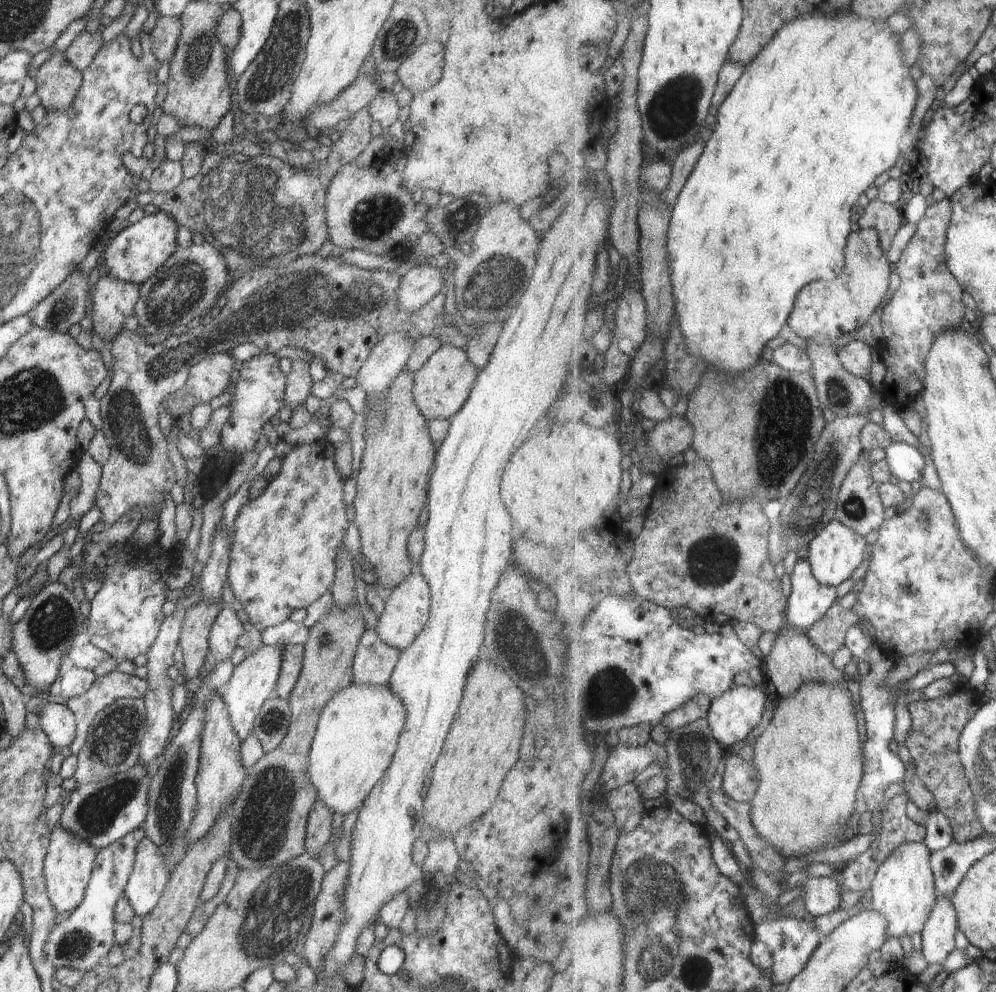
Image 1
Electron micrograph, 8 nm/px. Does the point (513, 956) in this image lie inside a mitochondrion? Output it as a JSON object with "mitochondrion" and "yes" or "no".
{"mitochondrion":"no"}

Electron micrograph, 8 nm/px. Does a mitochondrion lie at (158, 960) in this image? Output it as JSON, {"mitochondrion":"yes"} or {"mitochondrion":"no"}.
{"mitochondrion":"no"}

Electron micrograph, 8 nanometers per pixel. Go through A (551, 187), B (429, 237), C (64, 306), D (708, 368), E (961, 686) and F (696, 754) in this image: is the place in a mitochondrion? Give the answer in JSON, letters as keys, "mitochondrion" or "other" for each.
{"A":"other","B":"other","C":"mitochondrion","D":"other","E":"other","F":"mitochondrion"}

